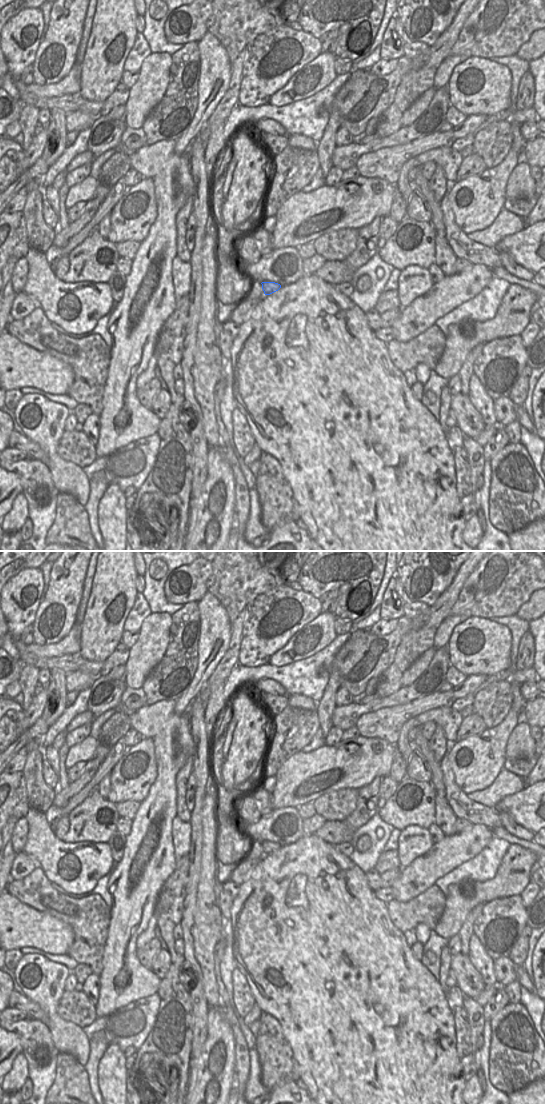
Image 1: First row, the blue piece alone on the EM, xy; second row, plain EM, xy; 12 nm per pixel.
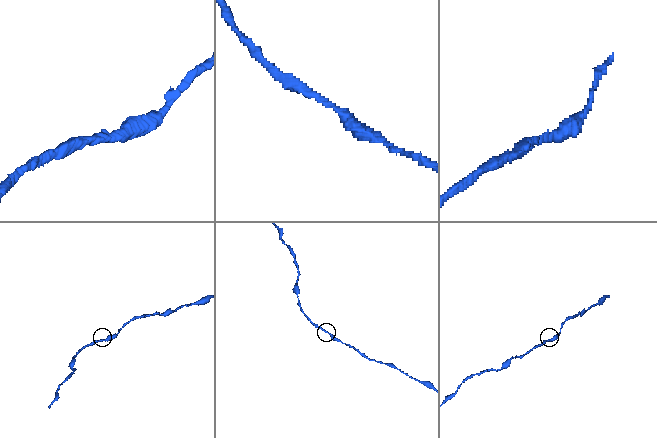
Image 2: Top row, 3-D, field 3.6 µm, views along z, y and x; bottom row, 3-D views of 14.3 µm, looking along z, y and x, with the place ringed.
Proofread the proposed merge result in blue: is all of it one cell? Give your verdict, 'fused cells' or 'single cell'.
single cell

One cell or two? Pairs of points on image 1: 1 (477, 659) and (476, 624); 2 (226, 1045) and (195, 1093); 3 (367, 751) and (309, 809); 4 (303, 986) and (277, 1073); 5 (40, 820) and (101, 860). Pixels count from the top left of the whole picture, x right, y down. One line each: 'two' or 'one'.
1: one
2: one
3: two
4: two
5: one

